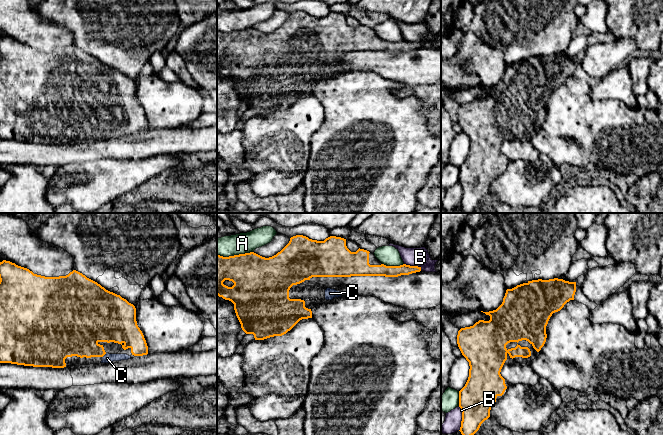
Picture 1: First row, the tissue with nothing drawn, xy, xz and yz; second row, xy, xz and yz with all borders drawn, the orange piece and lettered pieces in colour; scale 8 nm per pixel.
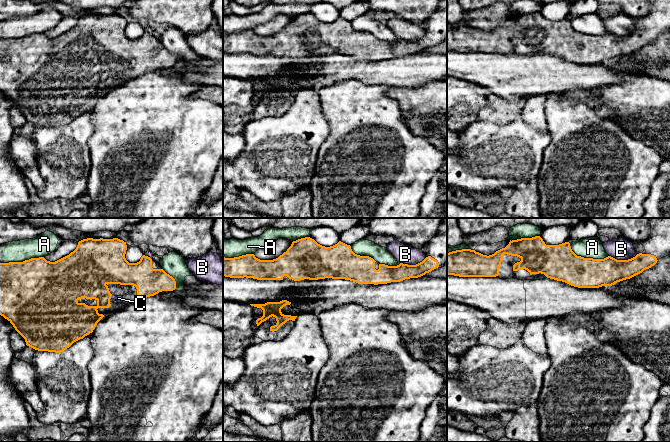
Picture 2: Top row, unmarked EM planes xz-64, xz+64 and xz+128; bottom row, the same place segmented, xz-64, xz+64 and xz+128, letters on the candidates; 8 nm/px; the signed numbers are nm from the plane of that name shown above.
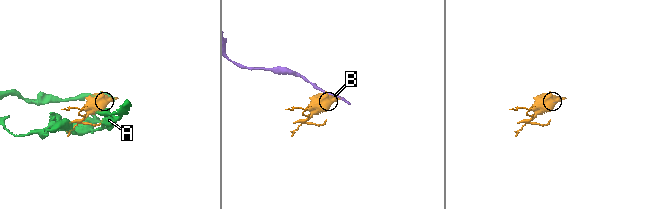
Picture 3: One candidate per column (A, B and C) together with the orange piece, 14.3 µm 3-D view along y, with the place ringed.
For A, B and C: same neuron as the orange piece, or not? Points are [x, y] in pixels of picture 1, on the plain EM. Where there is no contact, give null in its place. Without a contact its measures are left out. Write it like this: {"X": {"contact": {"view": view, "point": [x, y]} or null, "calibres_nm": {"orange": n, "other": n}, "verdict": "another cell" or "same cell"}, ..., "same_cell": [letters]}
{"A": {"contact": {"view": "xz", "point": [234, 31]}, "calibres_nm": {"orange": 360, "other": 170}, "verdict": "another cell"}, "B": {"contact": {"view": "yz", "point": [462, 194]}, "calibres_nm": {"orange": 280, "other": 140}, "verdict": "another cell"}, "C": {"contact": {"view": "xy", "point": [104, 130]}, "calibres_nm": {"orange": 320, "other": 70}, "verdict": "same cell"}, "same_cell": ["C"]}

